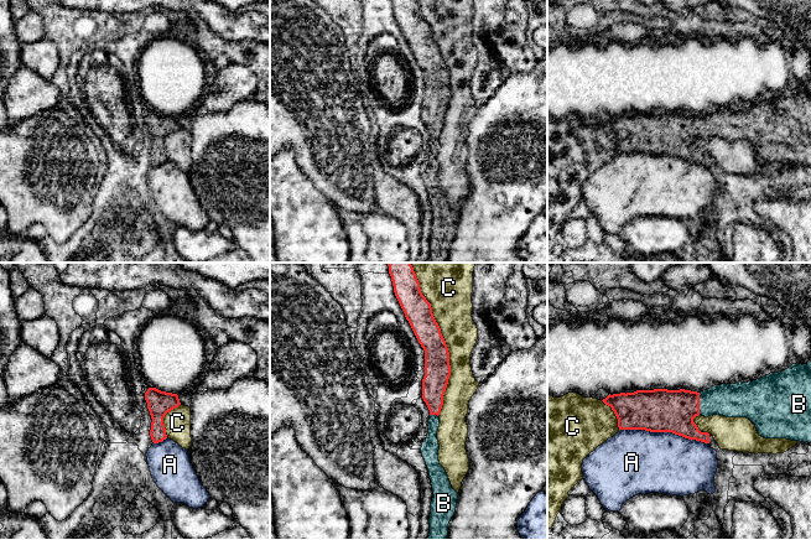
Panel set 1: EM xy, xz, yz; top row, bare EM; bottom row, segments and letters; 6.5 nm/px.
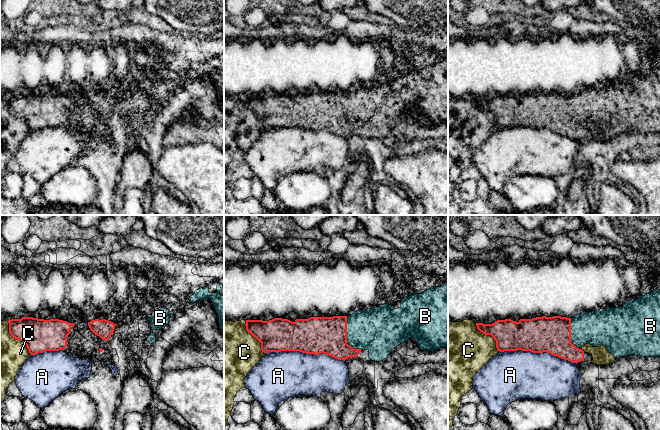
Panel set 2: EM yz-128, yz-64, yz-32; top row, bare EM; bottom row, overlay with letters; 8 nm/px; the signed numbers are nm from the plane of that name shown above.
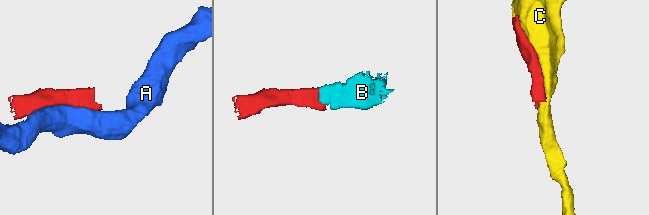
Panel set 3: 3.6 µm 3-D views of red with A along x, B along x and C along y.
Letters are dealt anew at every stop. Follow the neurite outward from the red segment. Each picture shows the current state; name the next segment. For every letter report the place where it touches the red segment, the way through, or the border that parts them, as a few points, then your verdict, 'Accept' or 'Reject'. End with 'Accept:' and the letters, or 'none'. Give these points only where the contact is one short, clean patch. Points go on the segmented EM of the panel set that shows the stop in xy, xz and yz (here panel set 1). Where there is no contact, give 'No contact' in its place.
A: Touches red at yz (664, 431). Reject
B: Touches red at yz (698, 404). Accept
C: Touches red at xz (443, 339). Reject
Accept: B

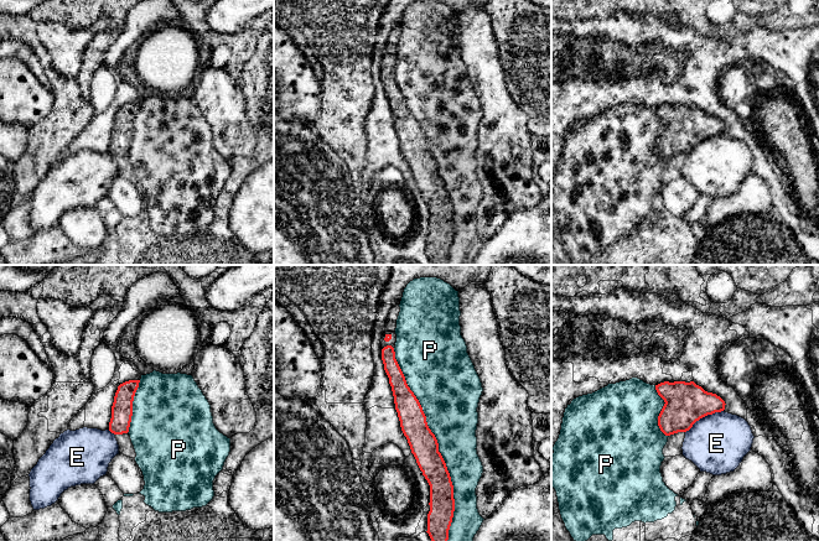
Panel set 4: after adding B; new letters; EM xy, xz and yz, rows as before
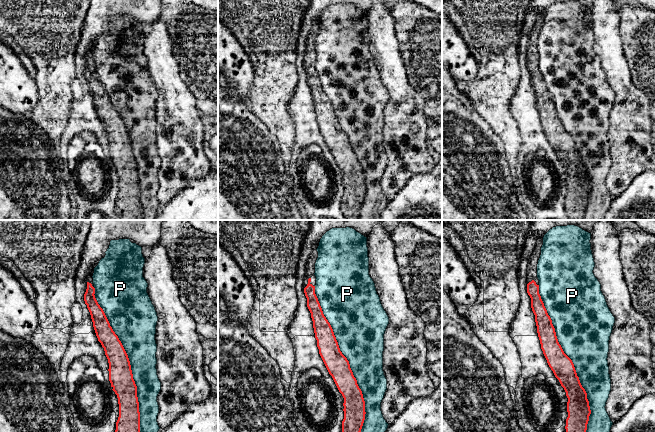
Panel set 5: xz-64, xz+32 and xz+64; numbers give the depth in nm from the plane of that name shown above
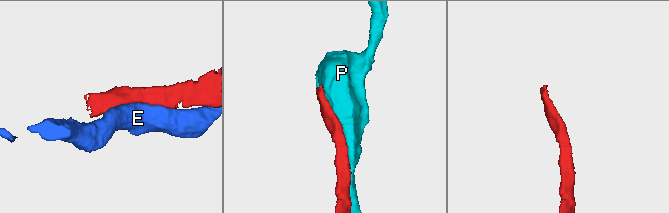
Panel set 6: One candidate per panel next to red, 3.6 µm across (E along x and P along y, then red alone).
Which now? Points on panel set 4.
E: Touches red at yz (704, 416). Reject
P: Touches red at xz (437, 445). Reject
Accept: none

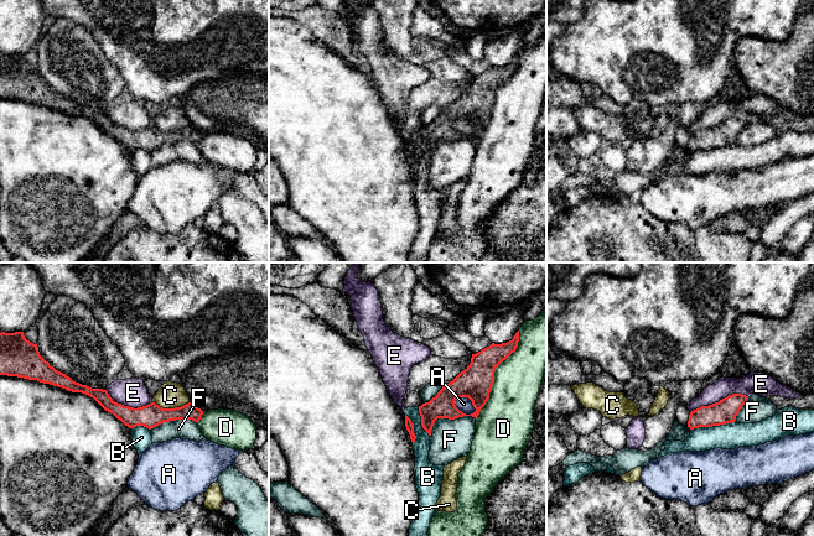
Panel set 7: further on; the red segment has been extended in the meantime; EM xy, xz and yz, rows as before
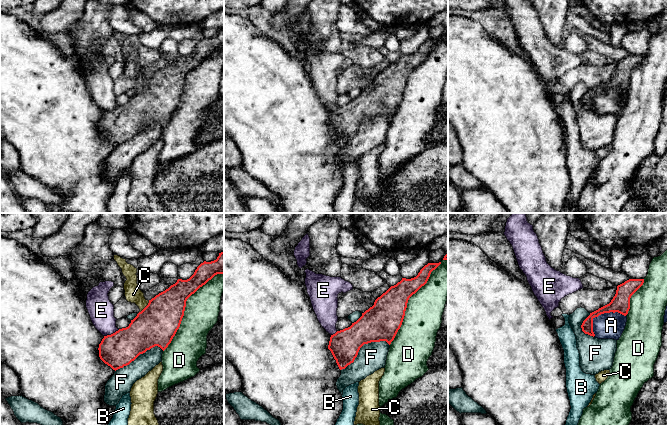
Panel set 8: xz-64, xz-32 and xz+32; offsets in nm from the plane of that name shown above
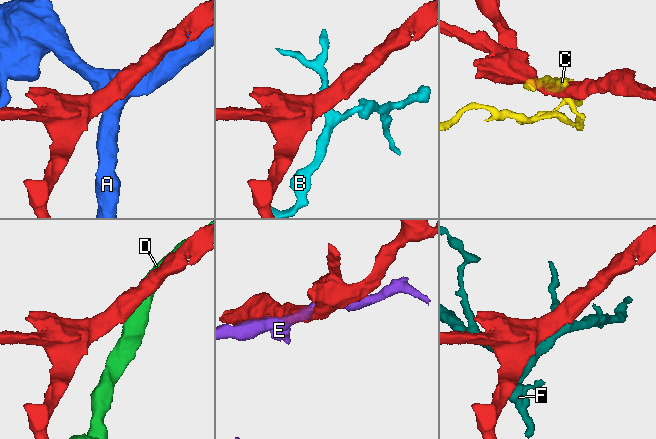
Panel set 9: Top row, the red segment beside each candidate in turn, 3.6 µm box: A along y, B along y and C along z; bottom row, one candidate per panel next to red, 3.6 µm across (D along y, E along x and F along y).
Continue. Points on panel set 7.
A: Touches red at xz (467, 396). Reject
B: Touches red at yz (711, 426). Boundary: yz (734, 421), (699, 426), (690, 430). Reject
C: Touches red at xy (171, 409). Reject
D: Touches red at xz (493, 374). Reject
E: Touches red at xy (128, 406). Reject
F: Touches red at xz (447, 417). Reject
Accept: none

